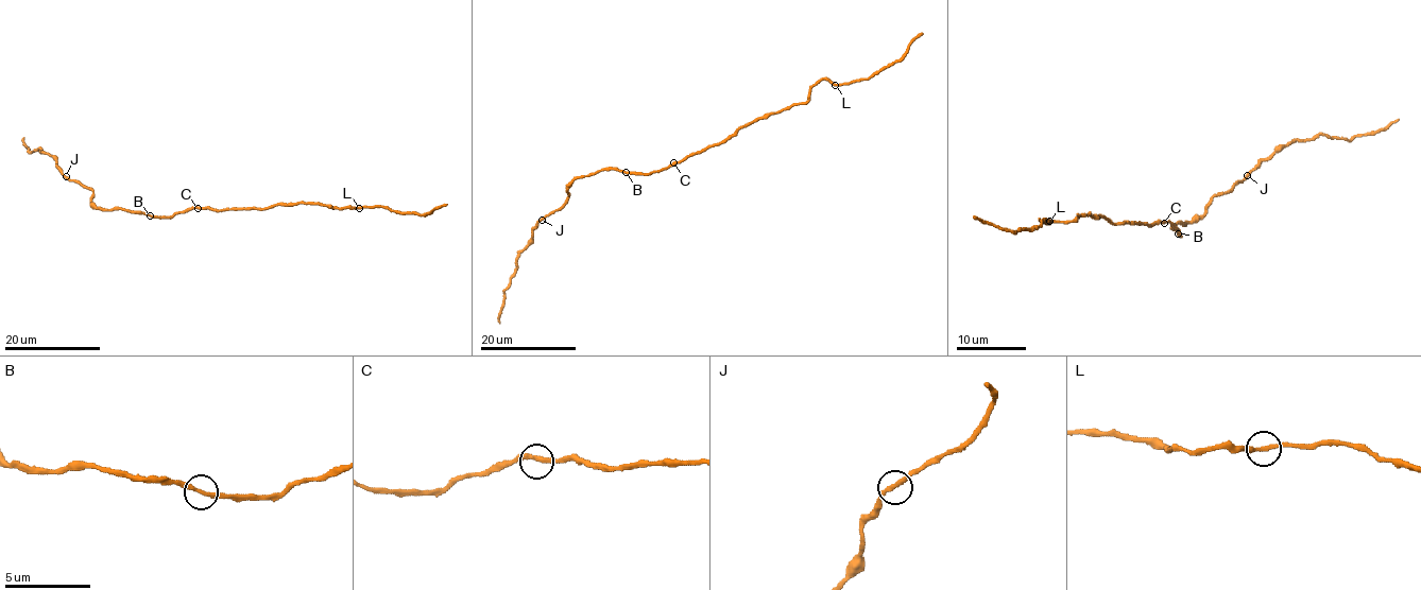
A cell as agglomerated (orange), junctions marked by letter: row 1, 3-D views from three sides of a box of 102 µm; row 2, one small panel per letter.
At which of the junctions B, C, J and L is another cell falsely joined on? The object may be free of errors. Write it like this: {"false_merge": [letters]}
{"false_merge": []}

